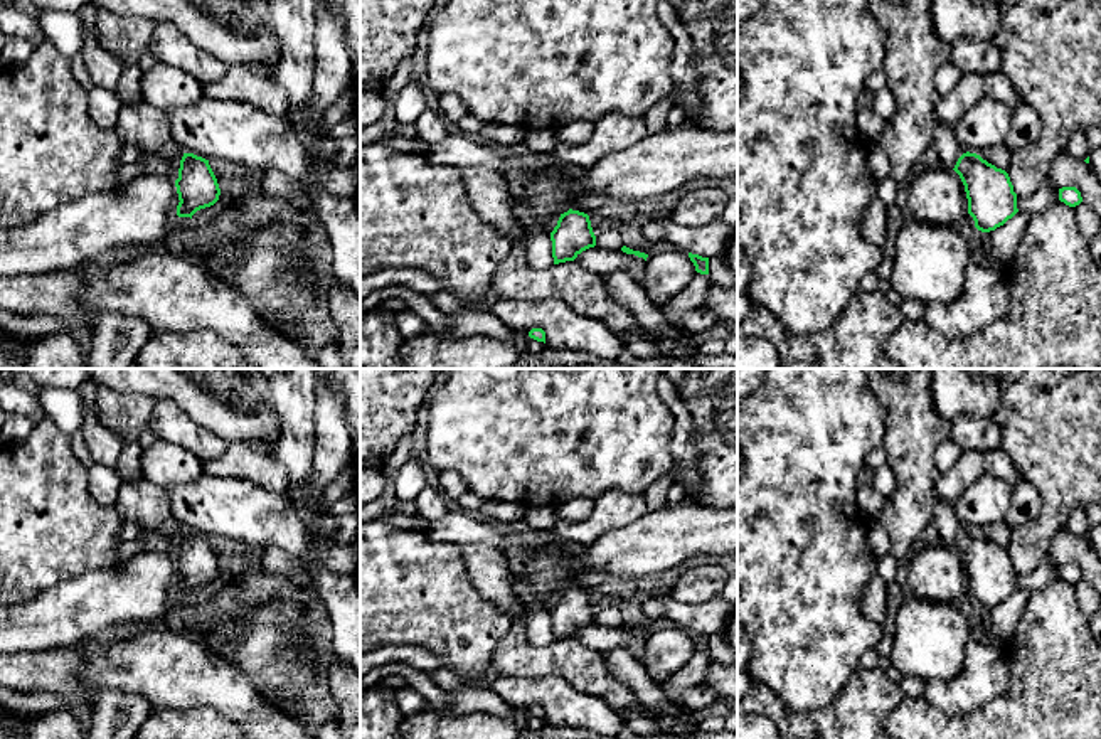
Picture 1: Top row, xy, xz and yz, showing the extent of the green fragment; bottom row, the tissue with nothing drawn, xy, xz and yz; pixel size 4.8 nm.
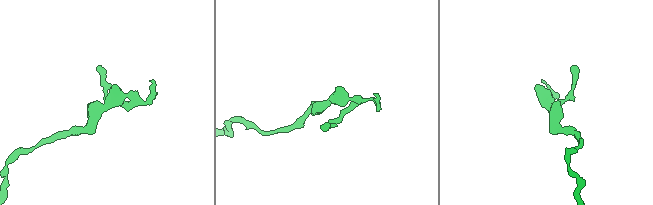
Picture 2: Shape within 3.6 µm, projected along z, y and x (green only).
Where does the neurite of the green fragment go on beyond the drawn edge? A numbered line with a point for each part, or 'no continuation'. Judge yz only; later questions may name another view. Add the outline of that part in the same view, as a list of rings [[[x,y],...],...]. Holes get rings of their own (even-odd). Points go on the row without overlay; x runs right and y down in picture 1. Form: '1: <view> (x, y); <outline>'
1: yz (945, 519); [[[934,500],[931,524],[939,532],[943,544],[953,547],[958,535],[966,527],[956,517],[956,510],[951,500]]]

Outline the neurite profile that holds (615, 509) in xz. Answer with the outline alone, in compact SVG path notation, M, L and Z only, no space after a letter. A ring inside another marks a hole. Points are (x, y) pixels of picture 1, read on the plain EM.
M611 490L594 500L593 513L582 522L559 520L554 532L566 547L589 547L613 529L628 527L648 512L643 493Z

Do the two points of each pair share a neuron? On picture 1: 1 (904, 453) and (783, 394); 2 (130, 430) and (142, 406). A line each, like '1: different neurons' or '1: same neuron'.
1: different neurons
2: same neuron

